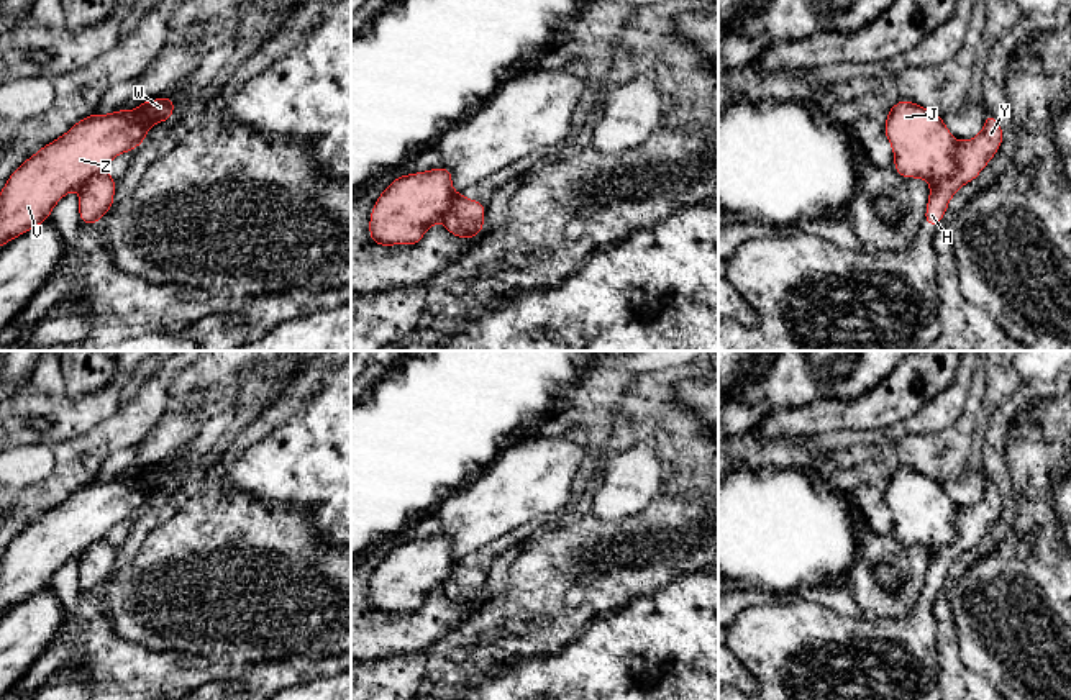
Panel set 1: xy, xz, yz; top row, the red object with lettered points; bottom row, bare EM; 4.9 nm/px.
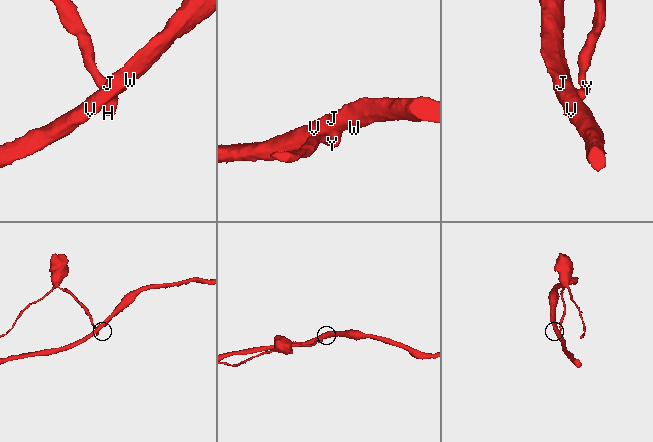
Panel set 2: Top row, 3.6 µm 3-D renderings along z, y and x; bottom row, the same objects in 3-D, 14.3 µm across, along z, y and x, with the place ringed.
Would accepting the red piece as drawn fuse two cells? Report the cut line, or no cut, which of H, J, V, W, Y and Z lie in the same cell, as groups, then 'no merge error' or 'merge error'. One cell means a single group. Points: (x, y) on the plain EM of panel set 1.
cut yz (958, 509), (958, 535), (930, 551); groups H Y / J V W Z; merge error

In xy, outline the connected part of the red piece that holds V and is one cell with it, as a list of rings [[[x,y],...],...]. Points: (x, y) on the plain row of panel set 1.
[[[174,466],[144,467],[134,477],[116,477],[107,482],[89,482],[69,498],[43,513],[16,534],[0,559],[0,615],[34,593],[48,589],[52,575],[72,557],[79,557],[90,544],[103,539],[120,521],[134,518],[156,490],[169,489]]]

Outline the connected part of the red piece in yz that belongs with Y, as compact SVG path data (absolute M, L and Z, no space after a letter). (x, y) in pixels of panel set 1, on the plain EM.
M986 482L982 498L971 507L958 508L958 536L953 543L930 551L930 562L923 590L938 593L951 564L973 549L989 528L997 521L1004 508L1002 495L996 484Z

